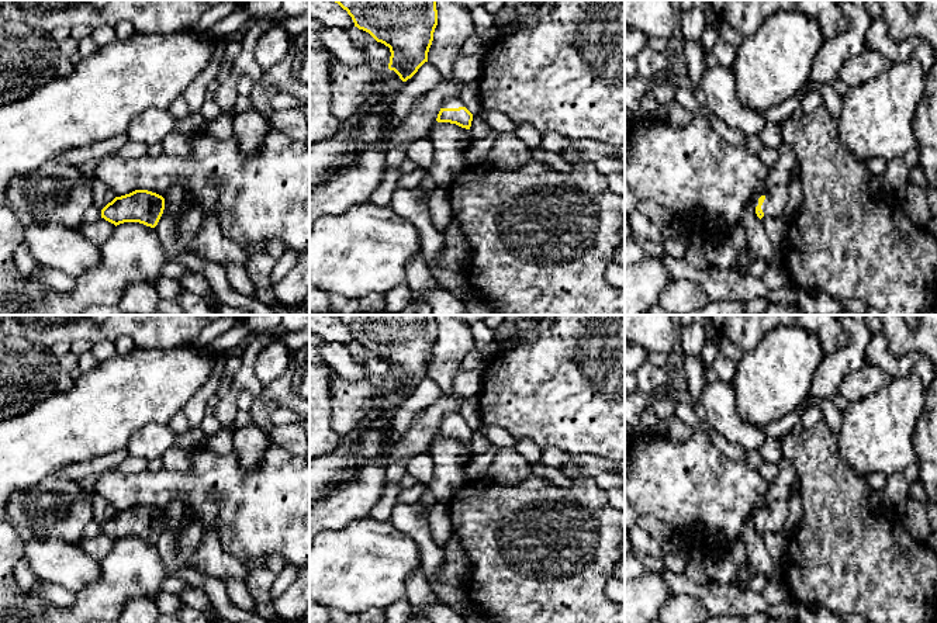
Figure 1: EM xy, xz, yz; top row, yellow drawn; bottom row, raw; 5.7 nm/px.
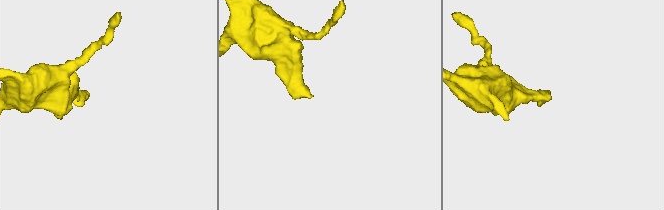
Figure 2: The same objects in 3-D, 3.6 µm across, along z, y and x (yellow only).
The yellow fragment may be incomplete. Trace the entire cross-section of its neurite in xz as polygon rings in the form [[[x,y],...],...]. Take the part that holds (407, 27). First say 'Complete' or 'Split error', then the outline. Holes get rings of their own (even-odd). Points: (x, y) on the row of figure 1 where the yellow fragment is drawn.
Complete. [[[333,0],[352,17],[355,27],[369,32],[390,48],[388,69],[402,82],[411,79],[428,62],[428,52],[438,25],[436,0]]]

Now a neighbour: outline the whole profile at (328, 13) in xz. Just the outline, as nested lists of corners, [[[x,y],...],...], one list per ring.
[[[310,0],[310,17],[322,27],[338,27],[350,31],[355,27],[352,17],[333,0]]]

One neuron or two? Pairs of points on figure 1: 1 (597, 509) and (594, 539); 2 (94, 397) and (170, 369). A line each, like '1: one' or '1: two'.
1: one
2: one

